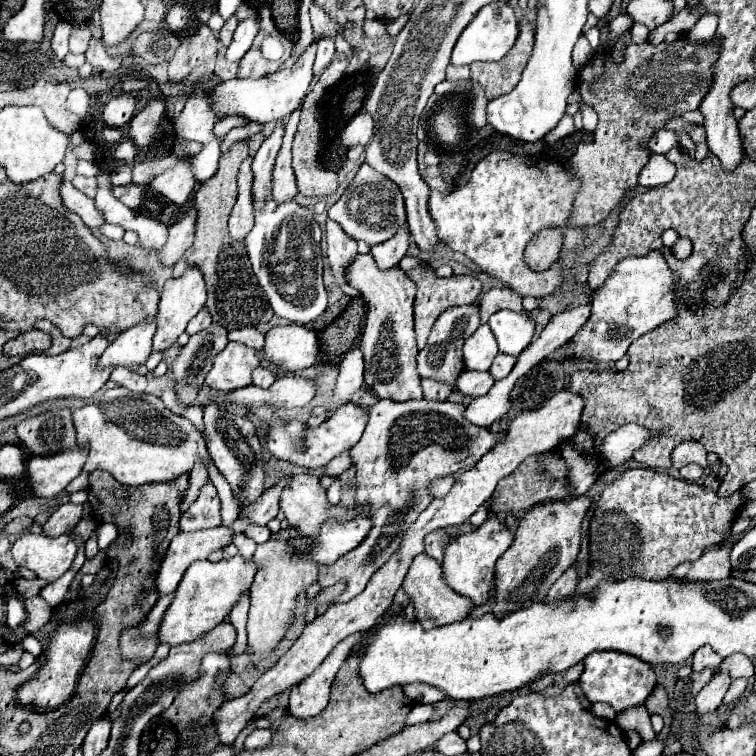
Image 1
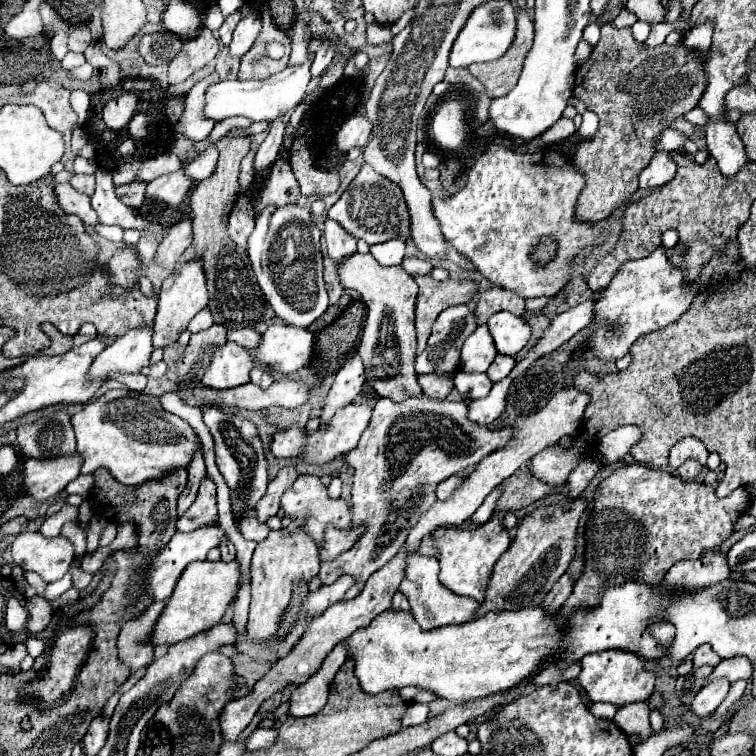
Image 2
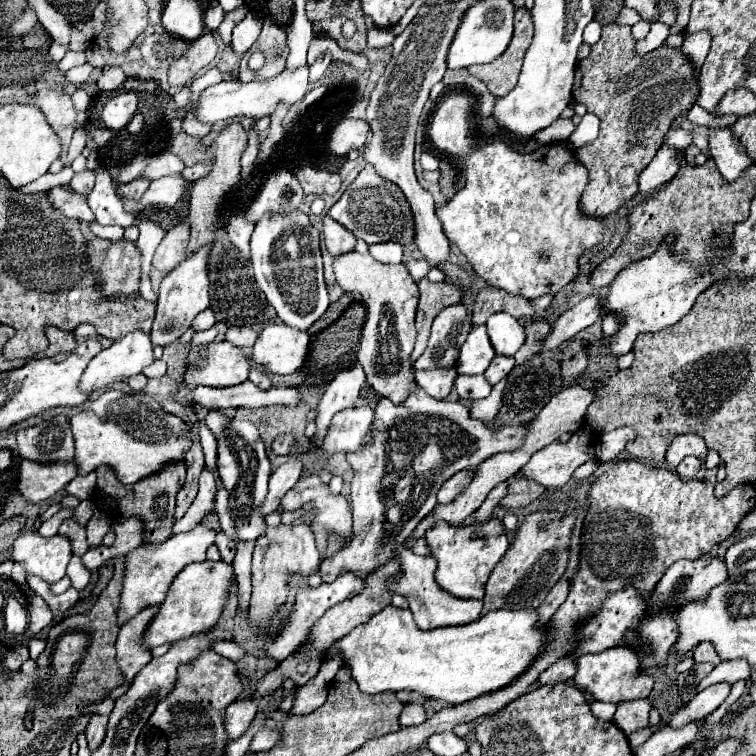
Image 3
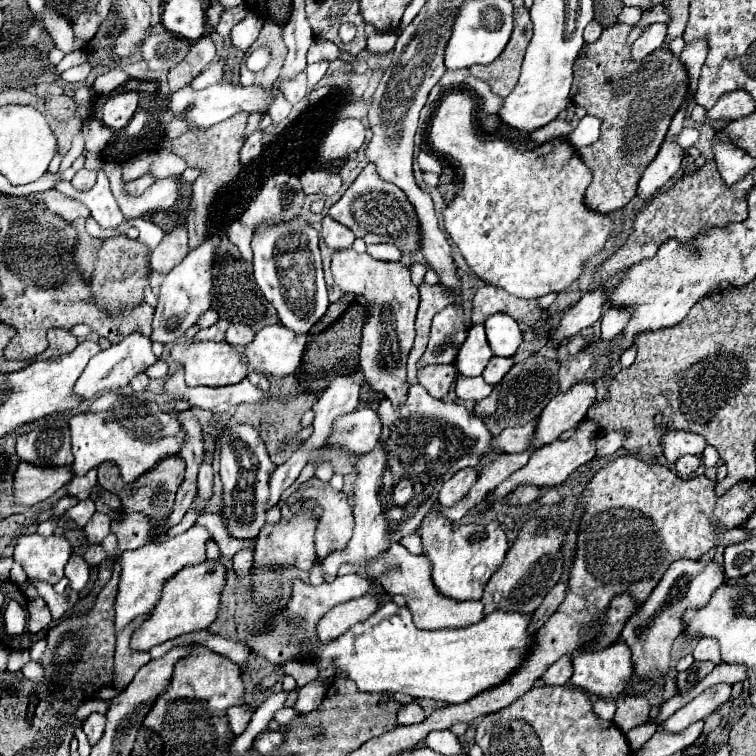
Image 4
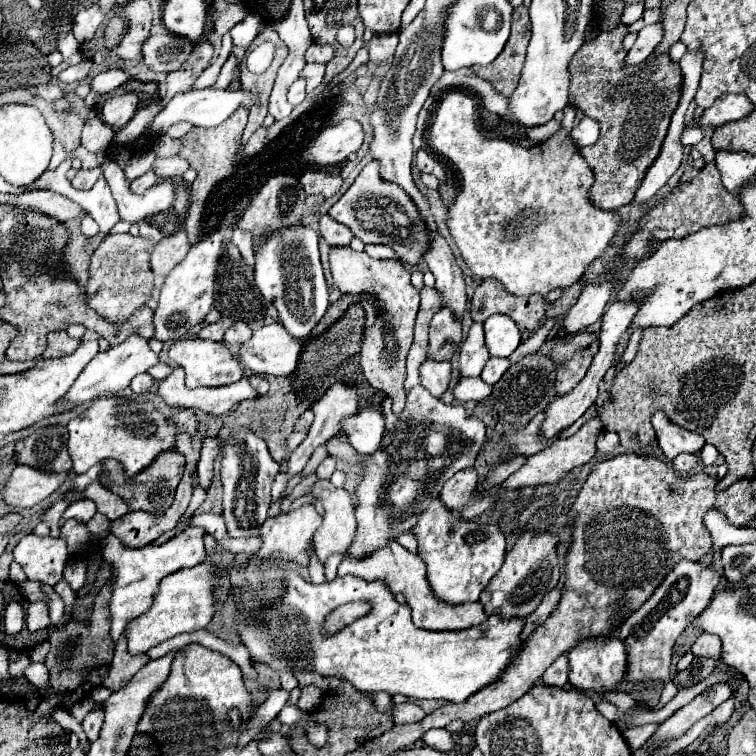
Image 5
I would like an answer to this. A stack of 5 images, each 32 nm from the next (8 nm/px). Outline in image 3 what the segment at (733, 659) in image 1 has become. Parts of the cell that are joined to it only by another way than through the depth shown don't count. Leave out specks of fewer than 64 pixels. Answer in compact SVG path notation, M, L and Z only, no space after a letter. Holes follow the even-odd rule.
M726 660L726 662L722 662L720 666L716 666L716 668L708 674L708 678L704 678L704 680L700 682L698 692L704 690L706 686L714 684L714 682L734 684L734 682L738 682L738 680L748 680L748 678L750 678L750 666L748 666L746 660Z

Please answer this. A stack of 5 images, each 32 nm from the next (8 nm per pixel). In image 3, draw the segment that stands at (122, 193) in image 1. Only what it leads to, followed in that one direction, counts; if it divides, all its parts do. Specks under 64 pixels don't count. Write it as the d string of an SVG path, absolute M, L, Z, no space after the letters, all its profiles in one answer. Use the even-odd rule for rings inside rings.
M138 178L134 182L128 182L128 184L122 184L118 188L118 196L120 198L128 198L128 200L140 200L140 196L144 194L144 190L148 188L150 180L144 180L144 178Z

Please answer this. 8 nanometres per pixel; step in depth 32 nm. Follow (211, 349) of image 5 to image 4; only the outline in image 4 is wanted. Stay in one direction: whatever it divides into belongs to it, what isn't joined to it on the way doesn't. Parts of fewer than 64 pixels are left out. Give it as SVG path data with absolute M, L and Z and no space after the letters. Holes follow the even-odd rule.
M180 342L172 348L172 358L184 366L188 386L230 386L246 378L242 354L226 342Z

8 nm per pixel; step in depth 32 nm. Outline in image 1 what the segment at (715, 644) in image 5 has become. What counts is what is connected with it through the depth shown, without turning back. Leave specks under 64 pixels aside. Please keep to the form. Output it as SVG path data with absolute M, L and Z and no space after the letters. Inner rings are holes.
M704 646L704 648L700 648L700 650L692 656L692 670L694 670L694 672L702 672L702 670L706 670L706 668L716 670L716 668L720 666L720 662L722 662L722 658L716 656L716 652L712 652L712 648Z

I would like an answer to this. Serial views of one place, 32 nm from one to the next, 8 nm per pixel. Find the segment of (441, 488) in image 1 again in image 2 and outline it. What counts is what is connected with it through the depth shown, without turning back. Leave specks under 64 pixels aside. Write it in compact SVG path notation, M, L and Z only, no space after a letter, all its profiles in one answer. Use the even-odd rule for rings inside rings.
M456 474L456 476L450 476L450 478L442 480L442 484L438 484L438 486L436 486L436 496L438 496L438 500L444 500L444 496L450 496L450 494L454 492L454 486L456 486L460 480L462 480L462 476L460 476L460 474Z

